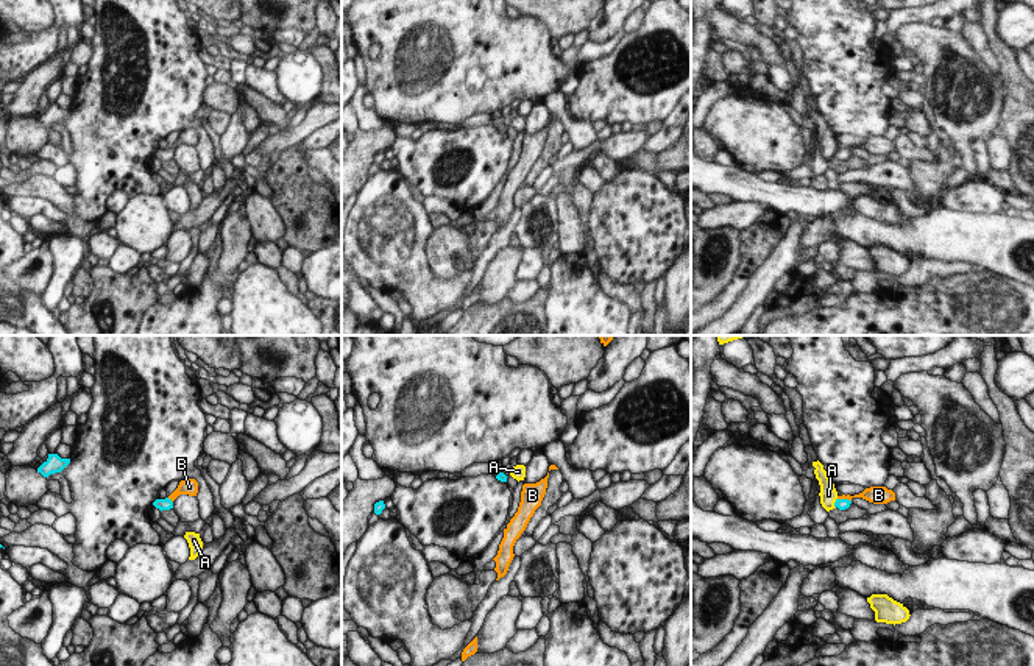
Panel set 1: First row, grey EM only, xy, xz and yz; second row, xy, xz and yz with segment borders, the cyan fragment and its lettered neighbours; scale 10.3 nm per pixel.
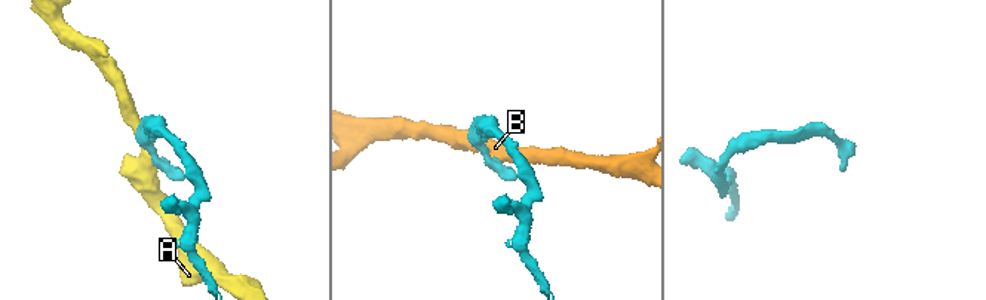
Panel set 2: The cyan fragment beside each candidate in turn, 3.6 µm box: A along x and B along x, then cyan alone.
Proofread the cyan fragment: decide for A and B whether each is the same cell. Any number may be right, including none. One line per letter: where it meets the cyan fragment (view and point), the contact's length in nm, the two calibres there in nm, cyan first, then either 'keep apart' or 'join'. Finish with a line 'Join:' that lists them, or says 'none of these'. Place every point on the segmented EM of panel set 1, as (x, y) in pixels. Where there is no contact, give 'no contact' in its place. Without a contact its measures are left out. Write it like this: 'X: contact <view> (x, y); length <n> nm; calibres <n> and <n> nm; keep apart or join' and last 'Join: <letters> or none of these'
A: contact yz (835, 503); length 110 nm; calibres 120 and 190 nm; keep apart
B: contact yz (844, 499); length 150 nm; calibres 120 and 120 nm; join
Join: B

